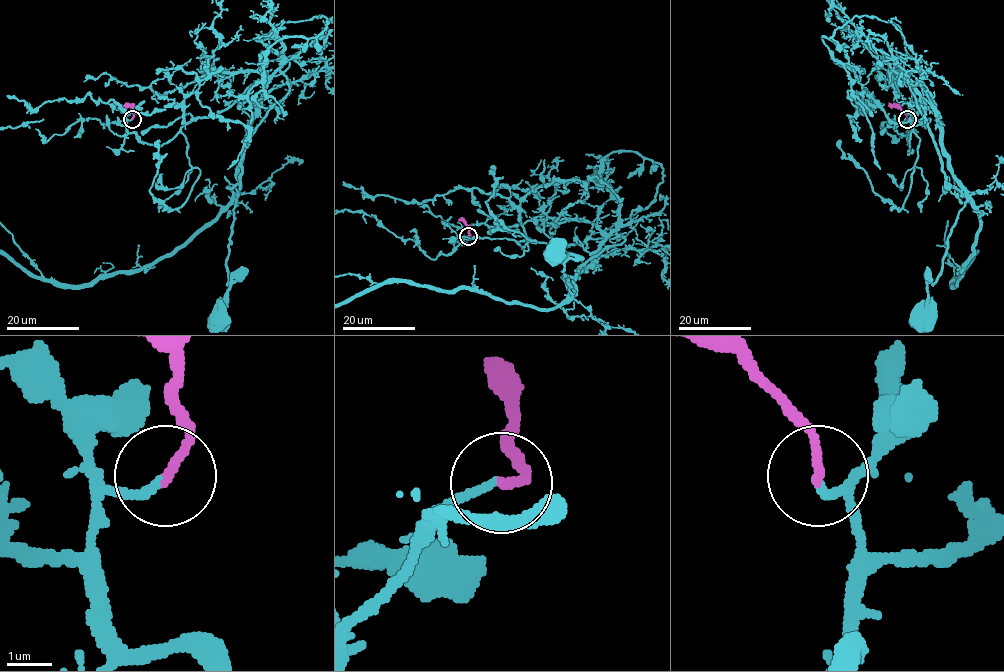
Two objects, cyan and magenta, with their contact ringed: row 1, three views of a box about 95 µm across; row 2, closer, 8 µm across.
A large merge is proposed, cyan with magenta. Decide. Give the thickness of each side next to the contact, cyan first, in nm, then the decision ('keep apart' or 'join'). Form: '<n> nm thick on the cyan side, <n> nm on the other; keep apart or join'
180 nm thick on the cyan side, 200 nm on the other; join

